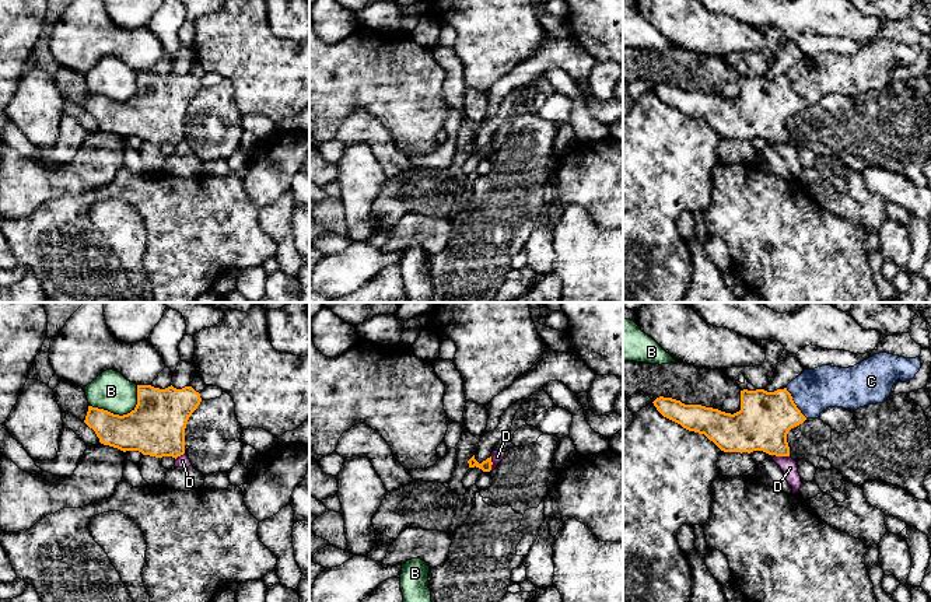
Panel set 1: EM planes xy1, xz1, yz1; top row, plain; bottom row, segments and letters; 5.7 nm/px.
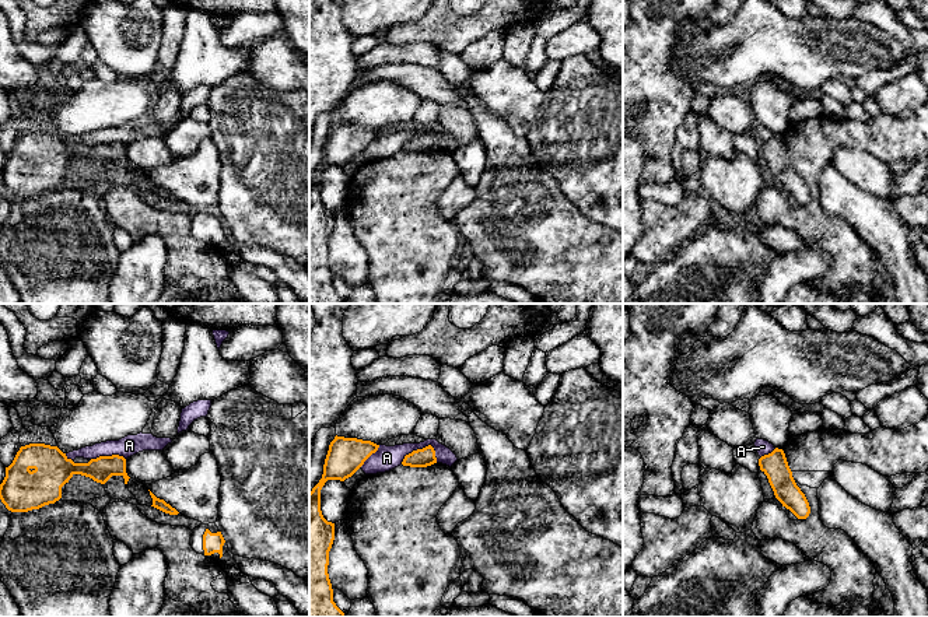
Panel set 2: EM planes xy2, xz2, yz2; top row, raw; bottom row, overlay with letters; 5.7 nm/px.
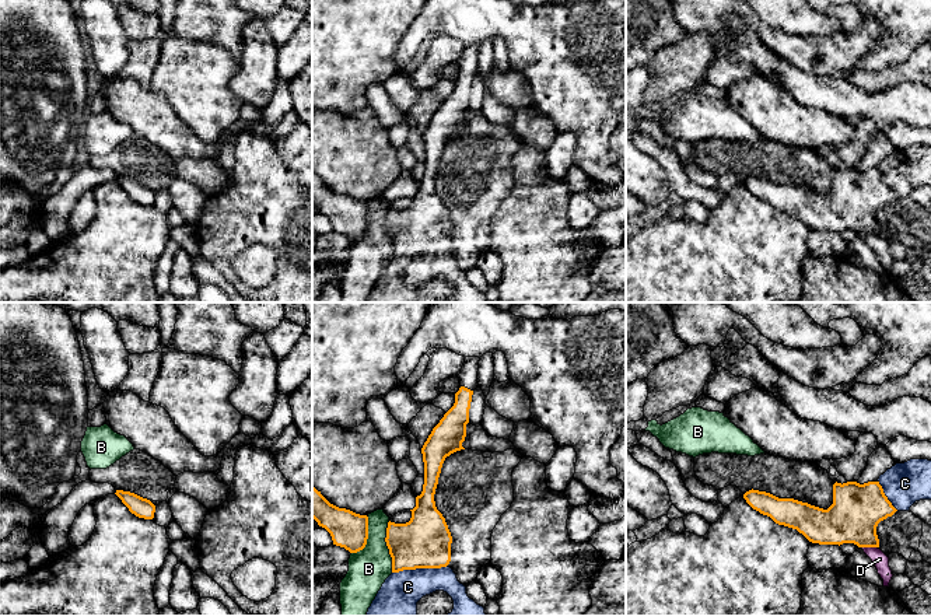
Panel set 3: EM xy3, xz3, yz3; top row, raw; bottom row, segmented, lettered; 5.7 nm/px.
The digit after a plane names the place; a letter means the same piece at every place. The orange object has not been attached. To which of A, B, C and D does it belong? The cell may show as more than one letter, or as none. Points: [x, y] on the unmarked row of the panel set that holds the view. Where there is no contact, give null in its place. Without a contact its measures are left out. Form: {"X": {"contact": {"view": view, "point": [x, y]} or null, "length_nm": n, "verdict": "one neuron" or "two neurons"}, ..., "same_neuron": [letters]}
{"A": {"contact": {"view": "xz2", "point": [417, 136]}, "length_nm": 220, "verdict": "two neurons"}, "B": {"contact": {"view": "xy1", "point": [123, 101]}, "length_nm": 300, "verdict": "two neurons"}, "C": {"contact": {"view": "xz3", "point": [419, 254]}, "length_nm": 320, "verdict": "one neuron"}, "D": {"contact": {"view": "yz1", "point": [780, 142]}, "length_nm": 110, "verdict": "two neurons"}, "same_neuron": ["C"]}

